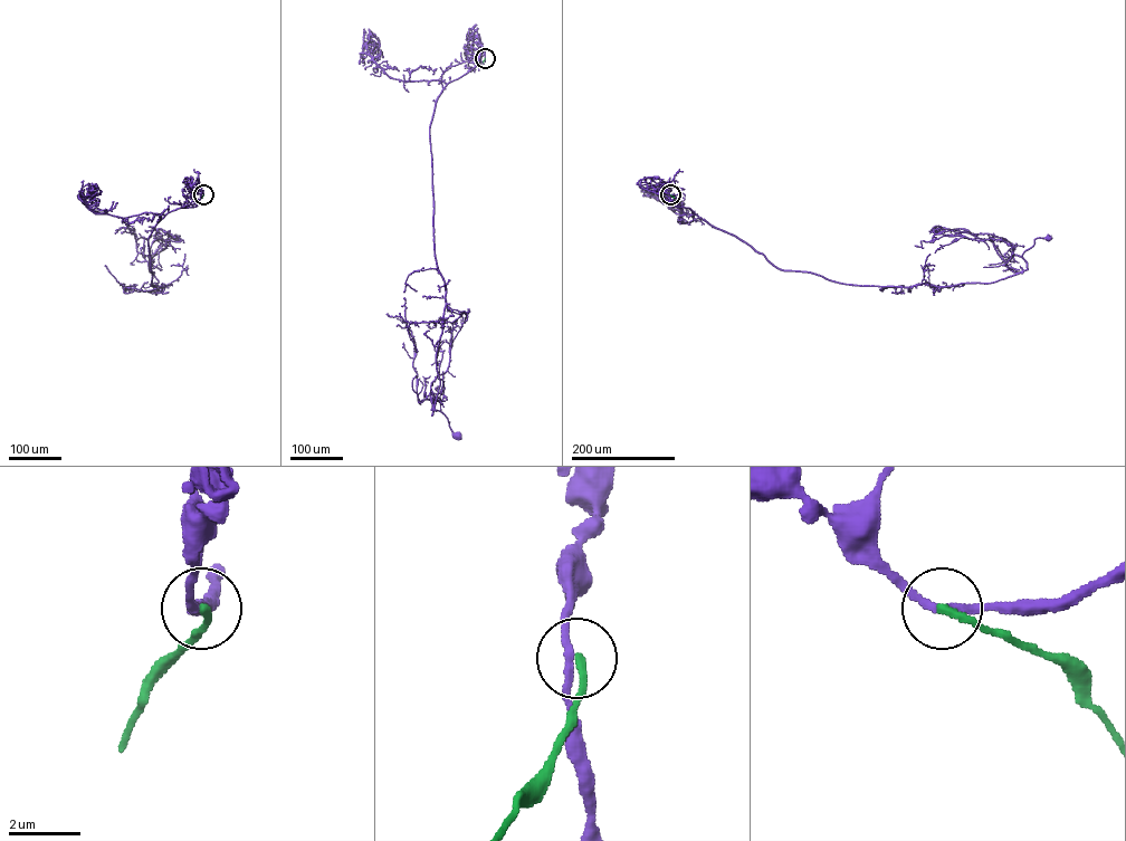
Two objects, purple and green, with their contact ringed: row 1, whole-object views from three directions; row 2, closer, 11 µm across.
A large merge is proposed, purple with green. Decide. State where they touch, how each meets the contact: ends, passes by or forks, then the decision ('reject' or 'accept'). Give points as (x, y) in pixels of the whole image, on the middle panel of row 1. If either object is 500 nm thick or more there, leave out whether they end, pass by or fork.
at (485, 58); purple passes by; green ends there; reject

